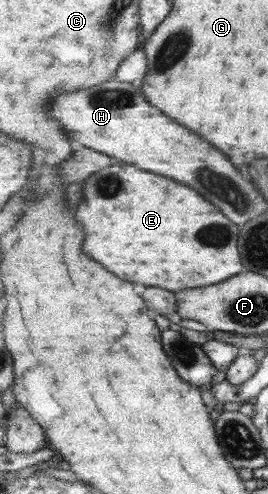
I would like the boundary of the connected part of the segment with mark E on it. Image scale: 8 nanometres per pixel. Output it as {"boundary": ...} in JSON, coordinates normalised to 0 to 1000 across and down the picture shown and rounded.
{"boundary":[[[440,326],[321,360],[313,401],[284,425],[287,445],[325,470],[325,514],[369,526],[392,543],[414,543],[459,567],[593,579],[660,591],[683,585],[743,583],[817,575],[899,555],[914,536],[899,530],[899,508],[884,498],[899,460],[813,417],[802,417],[735,385],[690,377],[638,358],[601,356],[504,334]]]}

